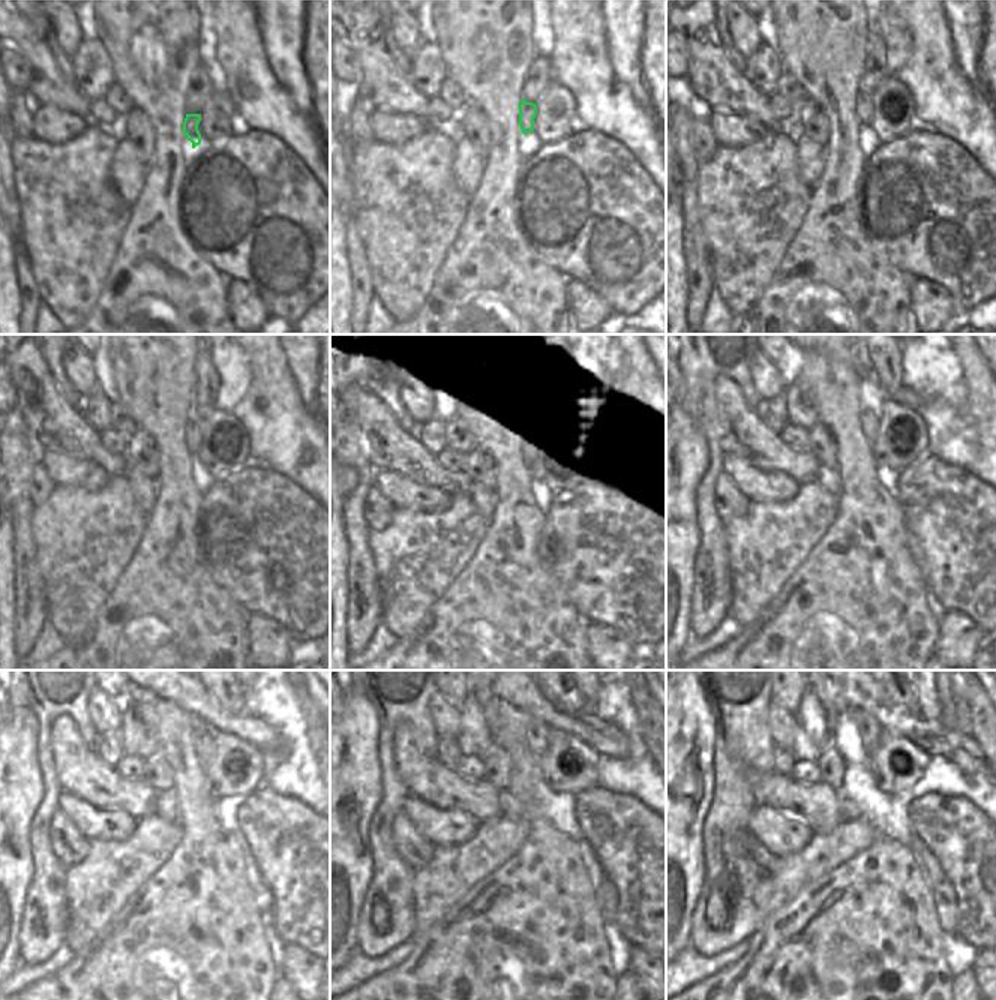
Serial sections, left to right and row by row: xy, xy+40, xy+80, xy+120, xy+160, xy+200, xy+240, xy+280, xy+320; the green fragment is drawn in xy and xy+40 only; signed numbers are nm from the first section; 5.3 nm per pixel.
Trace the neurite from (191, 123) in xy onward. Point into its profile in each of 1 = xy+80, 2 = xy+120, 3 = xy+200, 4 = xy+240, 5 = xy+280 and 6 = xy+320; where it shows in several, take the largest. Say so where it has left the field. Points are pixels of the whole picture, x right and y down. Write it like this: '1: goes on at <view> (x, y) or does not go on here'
1: goes on at xy+80 (864, 105)
2: goes on at xy+120 (194, 425)
3: goes on at xy+200 (872, 396)
4: goes on at xy+240 (203, 735)
5: goes on at xy+280 (537, 733)
6: goes on at xy+320 (869, 727)

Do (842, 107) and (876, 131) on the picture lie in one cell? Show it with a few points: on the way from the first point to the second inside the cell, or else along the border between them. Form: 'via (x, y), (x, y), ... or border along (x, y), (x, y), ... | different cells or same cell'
border along (860, 126), (860, 140), (872, 147) | different cells

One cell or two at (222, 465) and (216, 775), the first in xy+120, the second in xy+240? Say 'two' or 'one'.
one

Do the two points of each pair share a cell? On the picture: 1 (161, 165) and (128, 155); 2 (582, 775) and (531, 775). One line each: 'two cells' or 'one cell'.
1: two cells
2: two cells

